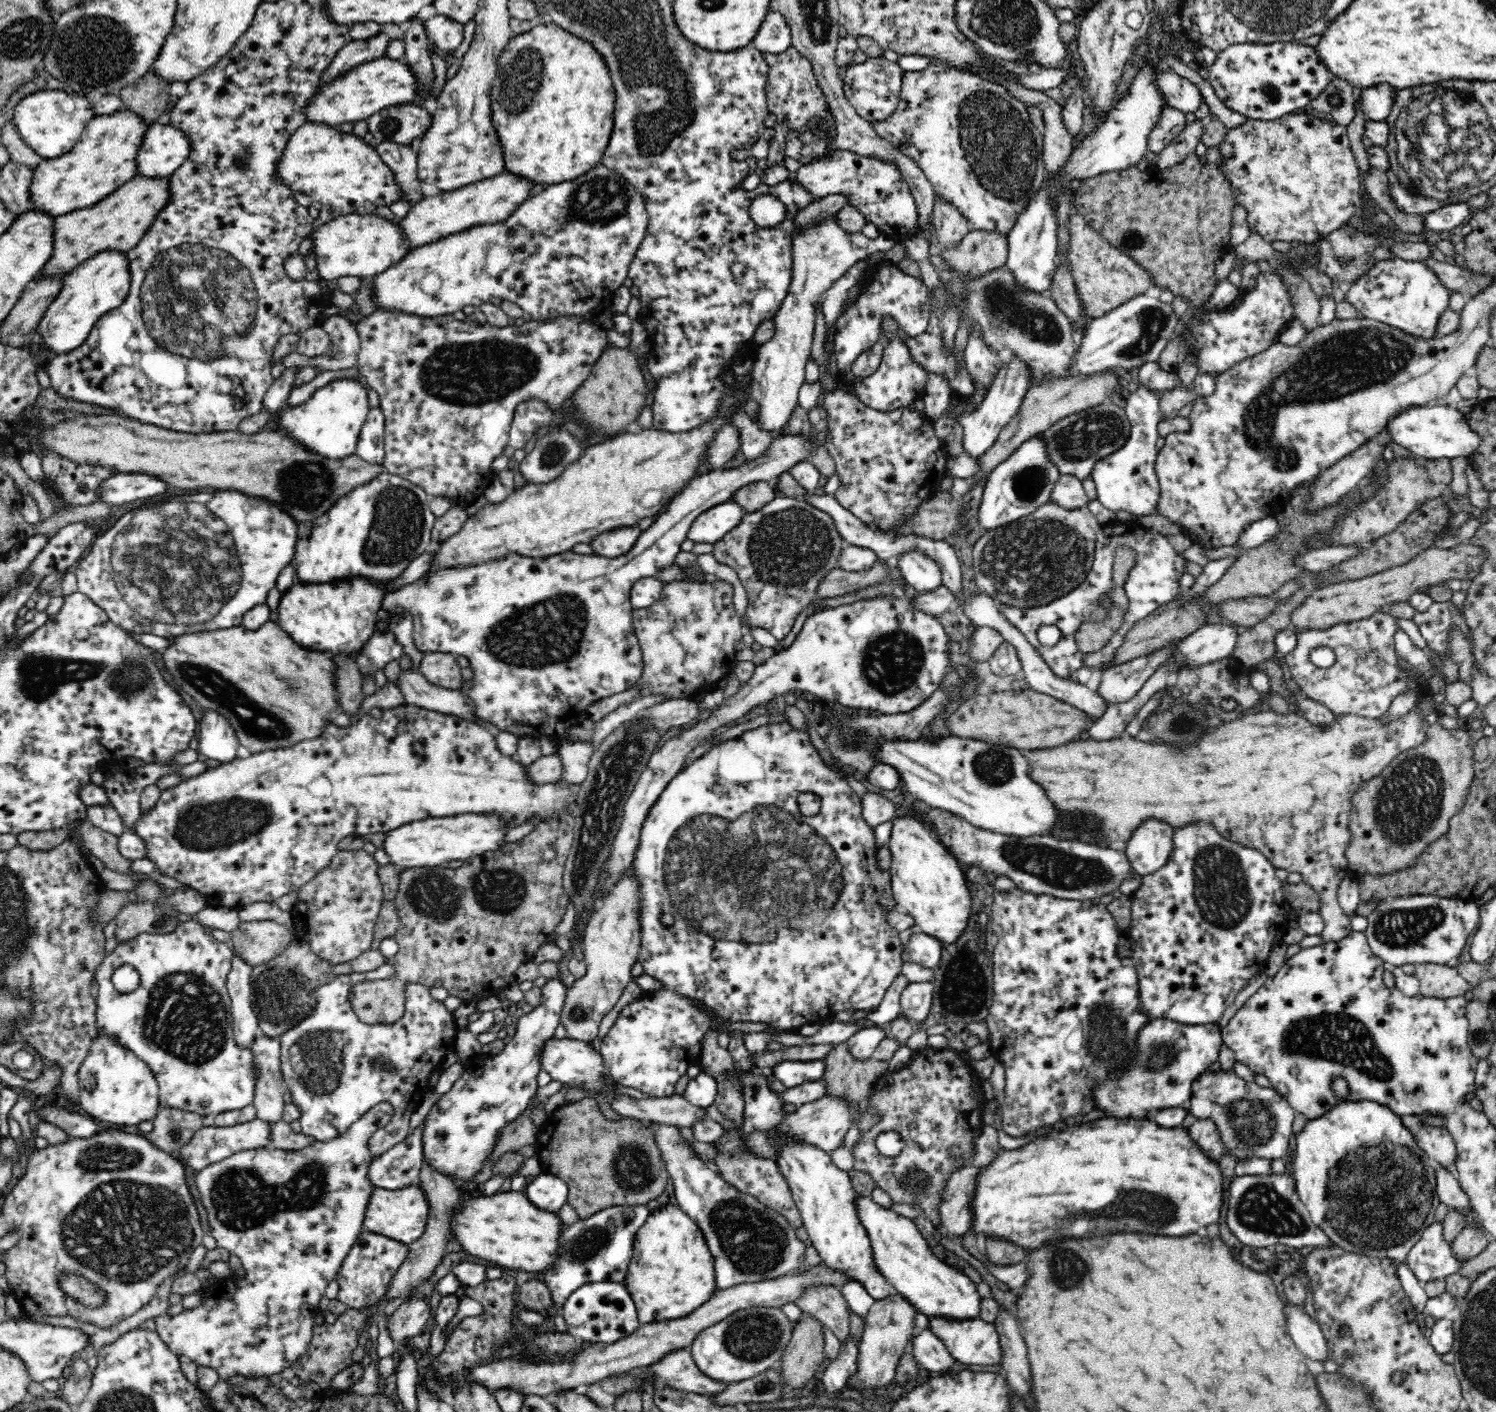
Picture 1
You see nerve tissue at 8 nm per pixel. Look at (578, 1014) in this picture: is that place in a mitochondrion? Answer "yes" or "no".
yes

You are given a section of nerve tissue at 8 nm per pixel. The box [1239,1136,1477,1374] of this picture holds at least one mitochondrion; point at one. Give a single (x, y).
(1358, 1350)

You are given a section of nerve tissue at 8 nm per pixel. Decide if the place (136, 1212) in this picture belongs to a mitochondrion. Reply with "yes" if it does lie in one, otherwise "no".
yes

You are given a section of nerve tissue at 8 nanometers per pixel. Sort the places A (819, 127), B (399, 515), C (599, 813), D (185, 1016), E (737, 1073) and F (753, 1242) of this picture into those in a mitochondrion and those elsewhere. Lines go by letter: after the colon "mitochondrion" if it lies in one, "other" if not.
A: other
B: mitochondrion
C: mitochondrion
D: mitochondrion
E: other
F: mitochondrion

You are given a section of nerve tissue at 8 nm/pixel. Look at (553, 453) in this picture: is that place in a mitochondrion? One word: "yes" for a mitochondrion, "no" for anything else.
yes

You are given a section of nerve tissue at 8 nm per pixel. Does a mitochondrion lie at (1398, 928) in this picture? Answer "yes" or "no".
yes

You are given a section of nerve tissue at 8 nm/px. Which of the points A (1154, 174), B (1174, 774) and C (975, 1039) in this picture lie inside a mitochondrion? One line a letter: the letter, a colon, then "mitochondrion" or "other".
A: other
B: other
C: other

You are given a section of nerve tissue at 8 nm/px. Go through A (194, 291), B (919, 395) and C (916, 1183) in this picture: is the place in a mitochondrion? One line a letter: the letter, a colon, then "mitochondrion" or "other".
A: mitochondrion
B: other
C: mitochondrion

